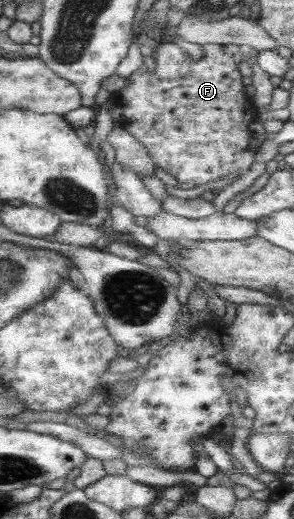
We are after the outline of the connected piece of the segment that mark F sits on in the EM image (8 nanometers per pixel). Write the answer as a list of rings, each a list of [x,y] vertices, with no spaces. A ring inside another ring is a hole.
[[[207,43],[202,46],[202,58],[195,62],[175,44],[159,46],[153,51],[153,71],[147,71],[145,65],[136,69],[126,78],[125,88],[115,93],[116,103],[121,108],[119,118],[122,127],[147,151],[152,163],[171,174],[177,182],[196,186],[235,172],[245,174],[254,162],[255,154],[247,146],[254,135],[247,126],[258,114],[250,98],[244,94],[242,76],[237,70],[237,64],[242,61],[239,47]]]

